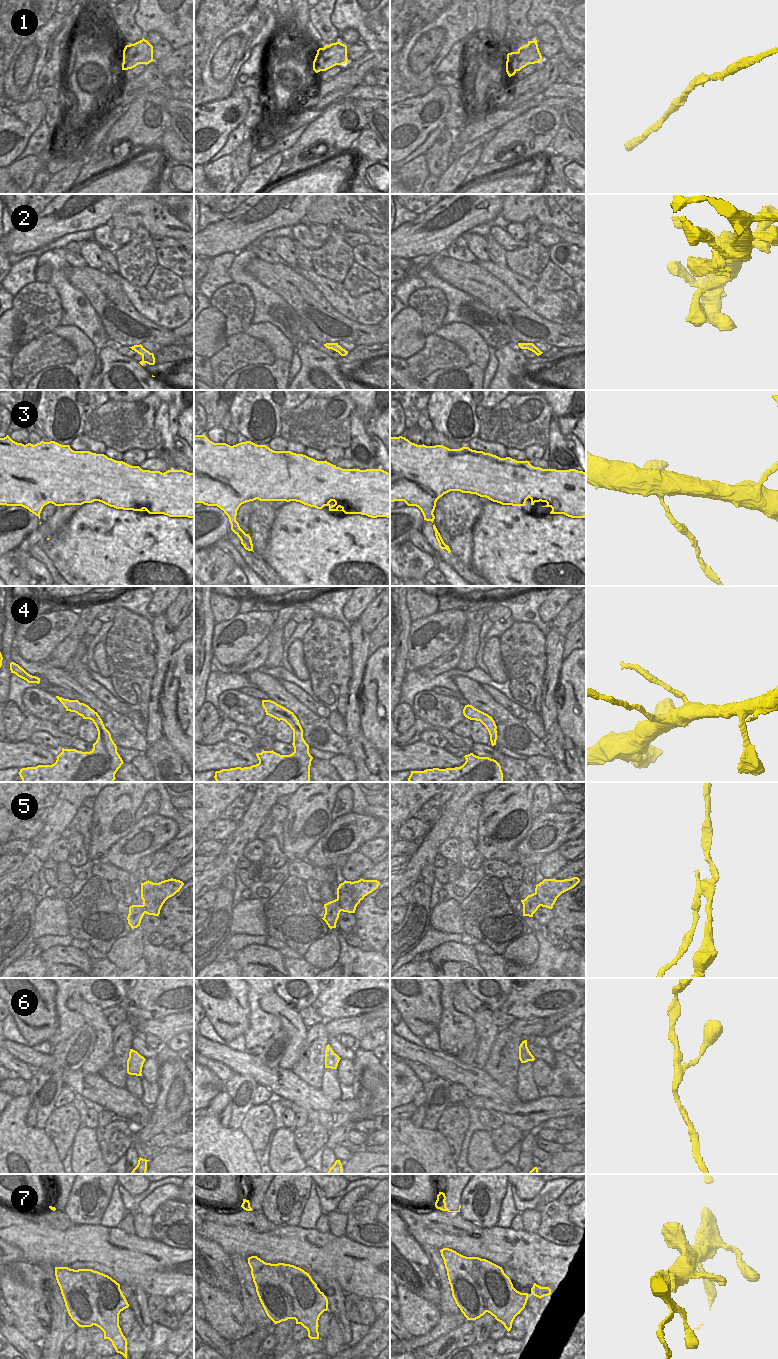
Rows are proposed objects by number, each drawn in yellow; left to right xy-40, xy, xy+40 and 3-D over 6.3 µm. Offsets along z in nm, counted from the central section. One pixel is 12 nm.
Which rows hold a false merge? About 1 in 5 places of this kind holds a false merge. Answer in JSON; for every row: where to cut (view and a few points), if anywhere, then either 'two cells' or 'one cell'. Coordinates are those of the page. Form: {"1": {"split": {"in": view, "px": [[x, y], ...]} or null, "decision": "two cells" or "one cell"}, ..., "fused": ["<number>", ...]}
{"1": {"split": null, "decision": "one cell"}, "2": {"split": null, "decision": "one cell"}, "3": {"split": {"in": "xy", "px": [[236, 521], [232, 524], [231, 529]]}, "decision": "two cells"}, "4": {"split": {"in": "xy", "px": [[301, 728], [293, 733]]}, "decision": "two cells"}, "5": {"split": {"in": "xy", "px": [[337, 897], [342, 910]]}, "decision": "two cells"}, "6": {"split": null, "decision": "one cell"}, "7": {"split": null, "decision": "one cell"}, "fused": ["3", "4", "5"]}

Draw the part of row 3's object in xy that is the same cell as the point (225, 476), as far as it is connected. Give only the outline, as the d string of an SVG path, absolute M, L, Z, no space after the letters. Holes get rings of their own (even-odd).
M194 435L194 503L203 503L204 505L207 505L207 506L219 507L228 516L229 522L231 524L231 530L232 530L232 524L236 523L236 516L237 516L237 511L238 511L239 507L246 502L254 501L256 499L258 499L260 501L286 501L286 502L296 501L296 502L300 502L300 503L307 505L307 506L310 506L310 507L315 507L317 509L322 509L324 506L328 506L329 511L339 511L338 508L340 507L341 508L340 511L343 511L345 514L361 514L361 515L366 515L366 516L371 517L371 518L377 518L377 517L390 518L390 473L388 473L388 472L386 472L380 468L379 469L366 469L366 470L360 470L360 469L355 469L355 468L354 469L342 469L340 467L337 467L336 465L333 465L329 462L327 462L326 460L325 461L317 461L317 460L310 458L306 455L296 454L296 453L293 453L291 451L274 451L274 450L270 449L269 447L267 447L266 445L257 445L251 441L241 442L241 443L238 443L236 445L230 446L226 443L214 443L214 442L210 441L205 435Z

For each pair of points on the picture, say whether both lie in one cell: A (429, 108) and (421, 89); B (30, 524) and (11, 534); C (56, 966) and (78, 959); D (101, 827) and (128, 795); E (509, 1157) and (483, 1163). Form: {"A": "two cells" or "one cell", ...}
{"A": "two cells", "B": "one cell", "C": "one cell", "D": "one cell", "E": "two cells"}

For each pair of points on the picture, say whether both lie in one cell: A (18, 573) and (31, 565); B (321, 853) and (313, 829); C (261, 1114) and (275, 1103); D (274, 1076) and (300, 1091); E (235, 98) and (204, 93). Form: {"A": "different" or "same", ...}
{"A": "different", "B": "different", "C": "different", "D": "same", "E": "different"}

